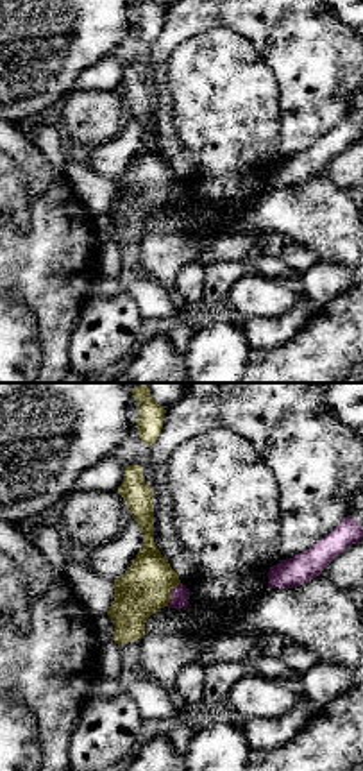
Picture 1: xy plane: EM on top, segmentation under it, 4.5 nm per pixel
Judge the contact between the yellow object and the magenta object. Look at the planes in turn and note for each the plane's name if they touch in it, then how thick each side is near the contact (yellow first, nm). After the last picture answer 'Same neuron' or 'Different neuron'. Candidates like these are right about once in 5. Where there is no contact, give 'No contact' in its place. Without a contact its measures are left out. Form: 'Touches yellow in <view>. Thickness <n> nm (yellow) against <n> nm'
Touches yellow in xy. Thickness 240 nm (yellow) against 90 nm

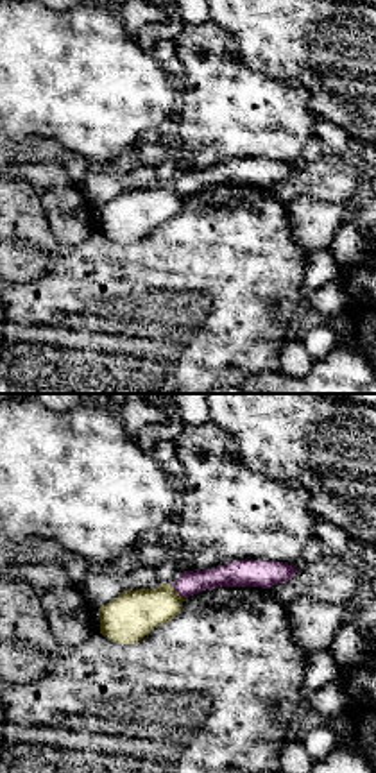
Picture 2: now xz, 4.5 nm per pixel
Touches yellow in xz. Thickness 220 nm (yellow) against 110 nm

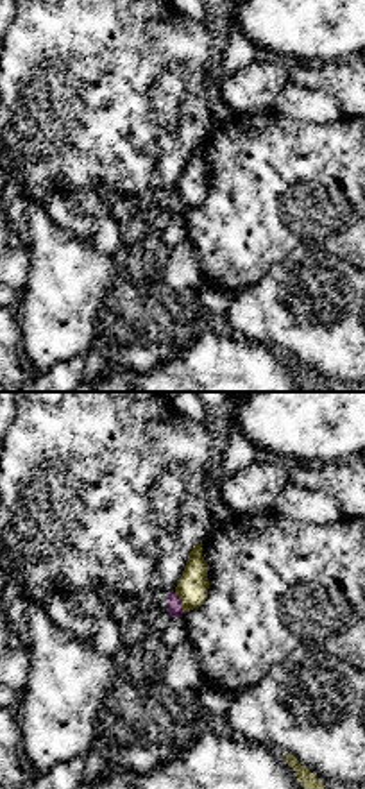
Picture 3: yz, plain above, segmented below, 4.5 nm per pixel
Touches yellow in yz. Thickness 140 nm (yellow) against 70 nm

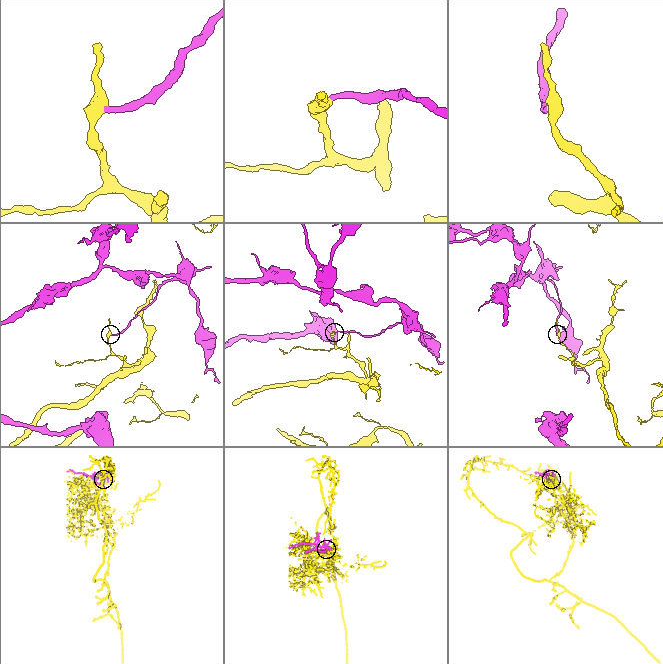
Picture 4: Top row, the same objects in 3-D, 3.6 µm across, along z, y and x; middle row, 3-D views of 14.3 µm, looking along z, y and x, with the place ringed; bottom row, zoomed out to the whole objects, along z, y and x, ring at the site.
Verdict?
Different neuron

